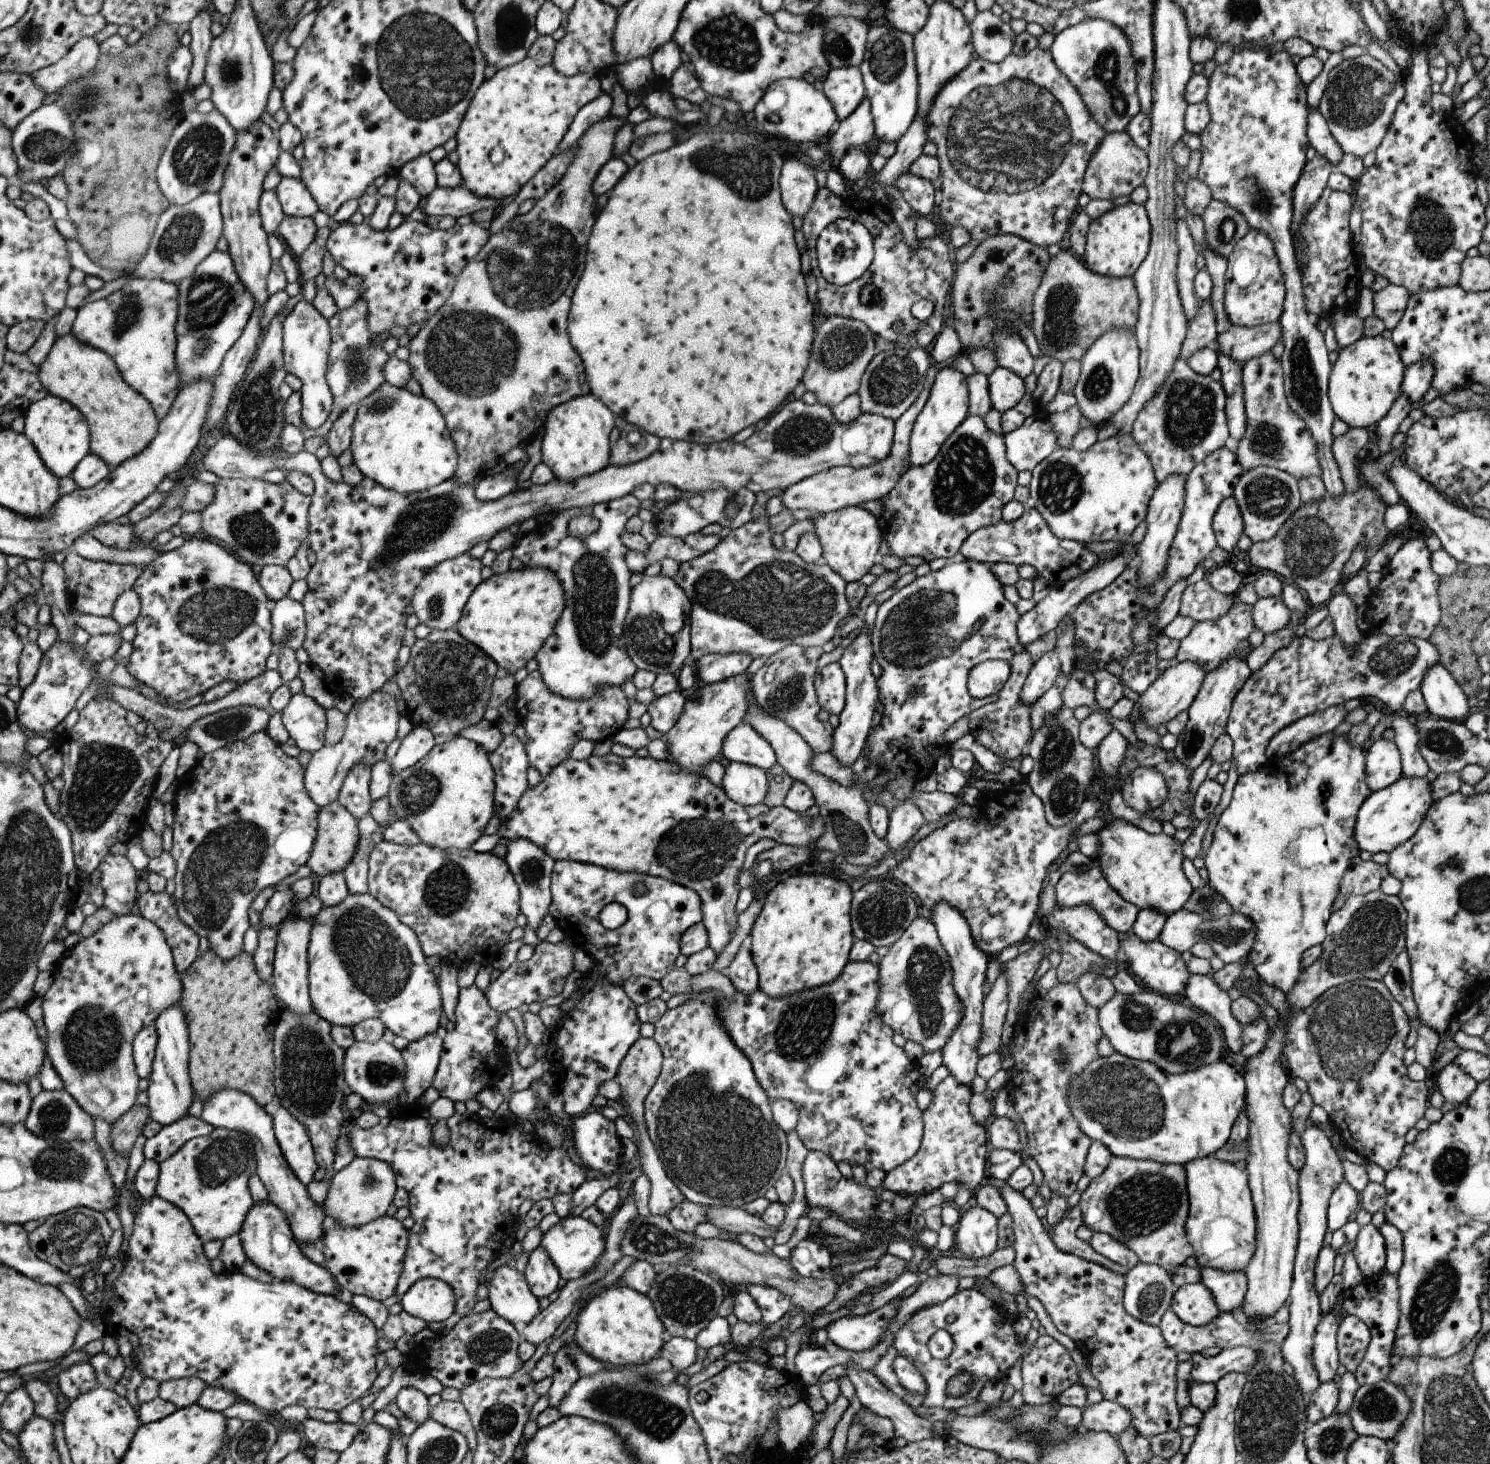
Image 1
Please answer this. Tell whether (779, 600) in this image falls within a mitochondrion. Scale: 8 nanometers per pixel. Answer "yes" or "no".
yes

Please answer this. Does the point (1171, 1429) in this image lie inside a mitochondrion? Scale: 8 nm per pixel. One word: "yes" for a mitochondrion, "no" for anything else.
no

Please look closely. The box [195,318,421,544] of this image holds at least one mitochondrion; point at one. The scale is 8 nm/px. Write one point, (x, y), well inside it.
(255, 417)

